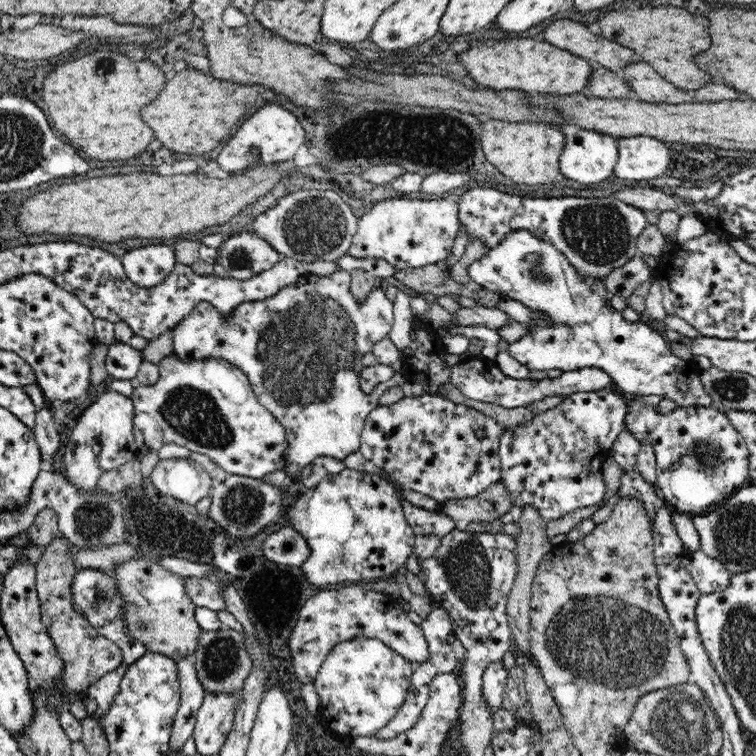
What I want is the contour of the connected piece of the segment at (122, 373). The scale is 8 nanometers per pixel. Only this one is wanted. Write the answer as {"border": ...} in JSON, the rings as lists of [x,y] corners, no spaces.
{"border":[[[114,341],[113,344],[108,345],[106,369],[114,379],[131,380],[137,376],[140,364],[144,360],[141,350]]]}

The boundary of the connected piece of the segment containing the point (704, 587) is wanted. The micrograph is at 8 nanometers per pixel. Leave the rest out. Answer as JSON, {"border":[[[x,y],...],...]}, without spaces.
{"border":[[[702,550],[688,556],[688,571],[702,595],[722,592],[731,584],[731,574],[725,564],[706,556]]]}

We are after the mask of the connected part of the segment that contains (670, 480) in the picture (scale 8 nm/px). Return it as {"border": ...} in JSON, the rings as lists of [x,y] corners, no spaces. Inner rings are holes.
{"border":[[[642,395],[634,396],[627,403],[624,429],[640,443],[649,442],[655,452],[656,488],[662,499],[667,501],[674,511],[679,513],[702,514],[710,506],[730,498],[742,487],[750,483],[749,450],[745,438],[731,423],[728,413],[718,411],[715,407],[678,406],[668,414],[656,411],[652,405],[644,404]]]}

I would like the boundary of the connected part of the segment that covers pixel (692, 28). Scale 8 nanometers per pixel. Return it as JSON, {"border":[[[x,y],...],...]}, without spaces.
{"border":[[[634,6],[621,11],[612,11],[599,20],[603,37],[630,48],[644,61],[652,65],[664,78],[683,90],[700,90],[712,82],[712,76],[696,65],[696,58],[710,48],[710,32],[706,26],[682,8],[668,6]]]}

